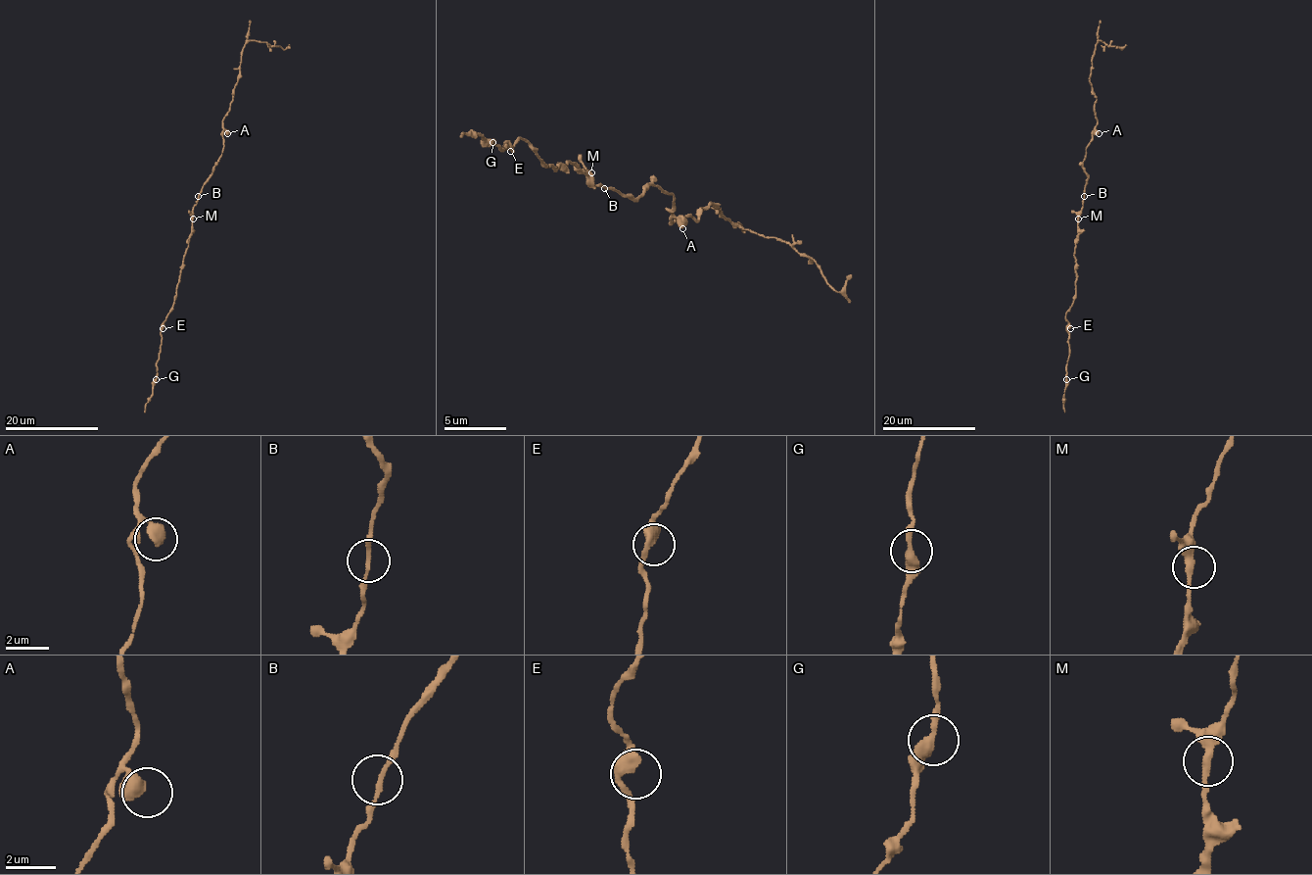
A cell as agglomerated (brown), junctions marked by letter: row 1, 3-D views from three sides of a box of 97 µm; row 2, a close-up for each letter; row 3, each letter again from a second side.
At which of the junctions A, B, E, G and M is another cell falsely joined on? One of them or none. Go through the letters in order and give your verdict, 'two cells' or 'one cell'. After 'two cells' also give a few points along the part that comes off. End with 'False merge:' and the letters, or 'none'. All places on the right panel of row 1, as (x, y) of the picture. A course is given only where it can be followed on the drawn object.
A: one cell
B: one cell
E: one cell
G: one cell
M: one cell
False merge: none

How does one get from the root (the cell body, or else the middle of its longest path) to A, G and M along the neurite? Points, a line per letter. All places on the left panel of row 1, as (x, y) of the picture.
A: (199, 196), (222, 153), (222, 134), (227, 133)
G: (199, 196), (193, 208), (192, 234), (177, 296), (161, 332), (156, 380)
M: (199, 196), (193, 208), (193, 218)

